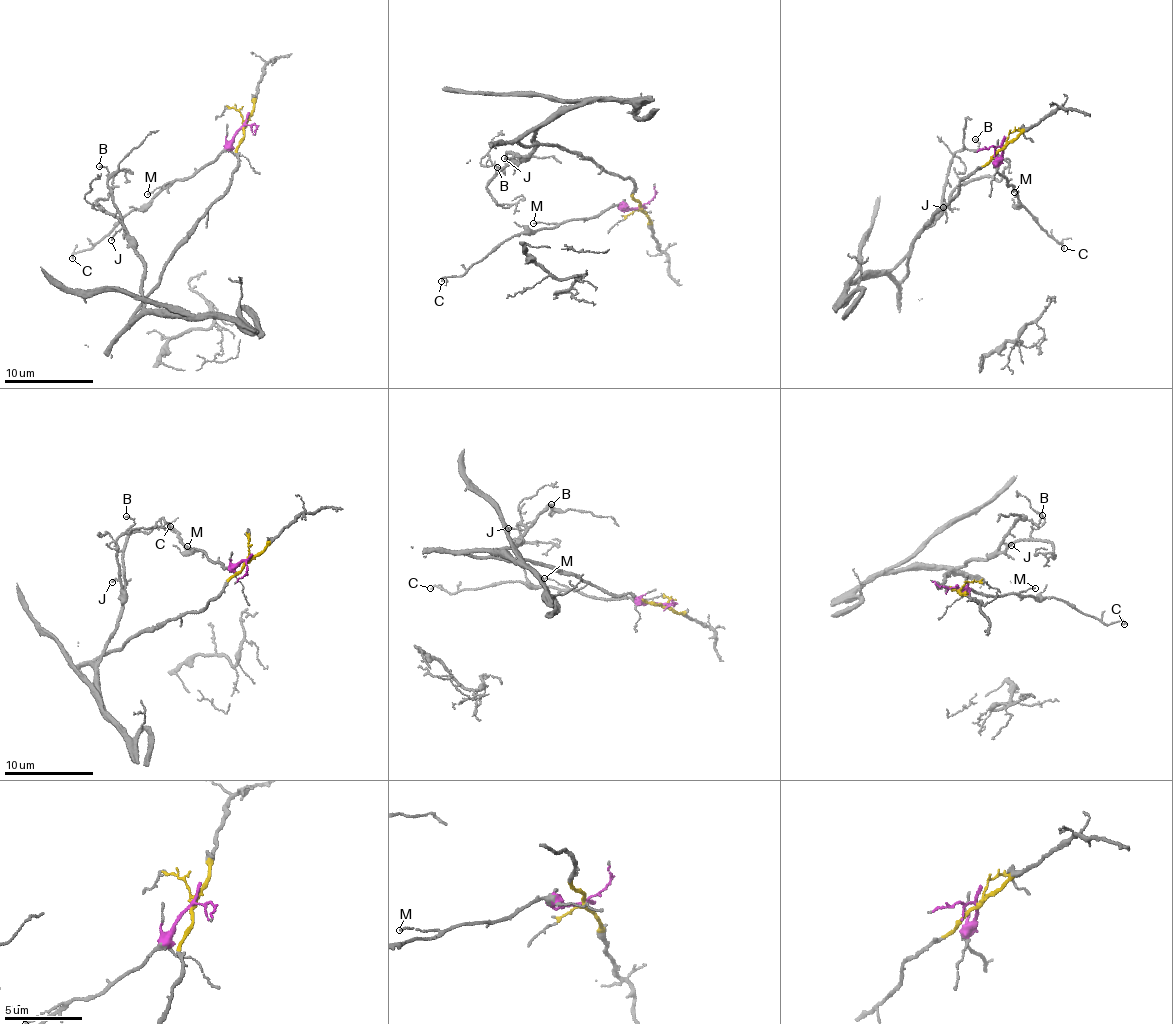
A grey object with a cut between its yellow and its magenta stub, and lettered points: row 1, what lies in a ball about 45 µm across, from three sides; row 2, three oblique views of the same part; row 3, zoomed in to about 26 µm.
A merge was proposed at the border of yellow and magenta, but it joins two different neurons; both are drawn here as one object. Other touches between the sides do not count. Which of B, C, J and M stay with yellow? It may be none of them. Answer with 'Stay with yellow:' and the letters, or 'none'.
Stay with yellow: B, J

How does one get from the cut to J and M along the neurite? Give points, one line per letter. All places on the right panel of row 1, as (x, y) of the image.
J: (1002, 146), (960, 181), (959, 195), (913, 241), (907, 261), (910, 244), (933, 222), (942, 199), (943, 207)
M: (1002, 146), (1003, 160), (997, 172), (1005, 175), (1007, 184), (1012, 184), (1013, 191)

